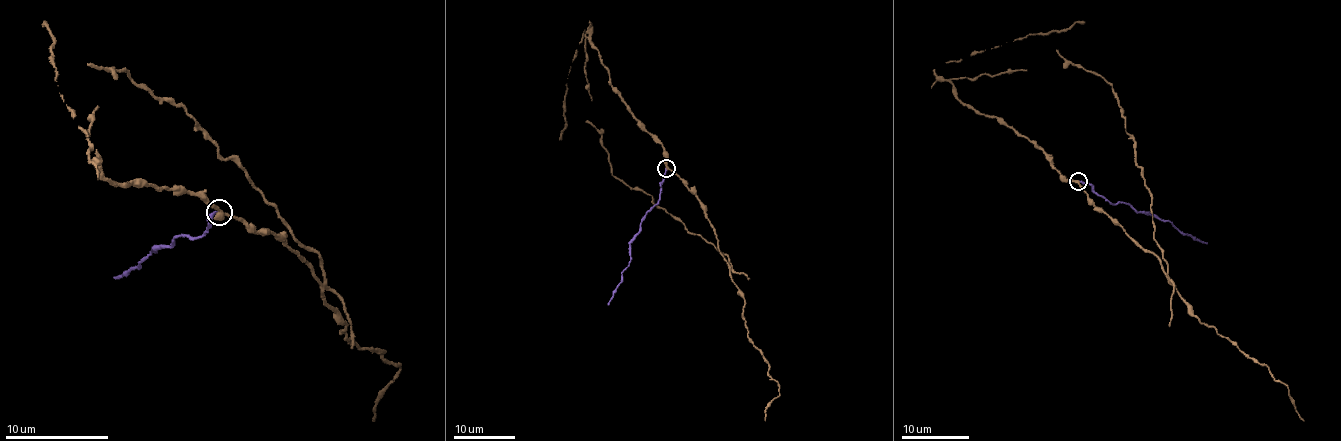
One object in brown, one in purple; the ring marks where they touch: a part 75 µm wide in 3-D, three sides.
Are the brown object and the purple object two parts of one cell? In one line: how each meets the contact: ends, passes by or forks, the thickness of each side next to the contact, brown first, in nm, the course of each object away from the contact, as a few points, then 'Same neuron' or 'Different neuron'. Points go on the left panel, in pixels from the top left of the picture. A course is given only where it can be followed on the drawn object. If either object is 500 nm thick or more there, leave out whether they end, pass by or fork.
At the ring brown passes by. At the ring purple ends. Thickness 240 nm (brown) against 190 nm. Course of brown: (218, 213), (274, 234), (322, 276), (322, 257), (296, 240), (186, 109), (127, 71), (87, 63). Course of purple: (218, 213), (207, 232), (154, 247), (153, 253), (113, 277). Different neuron

